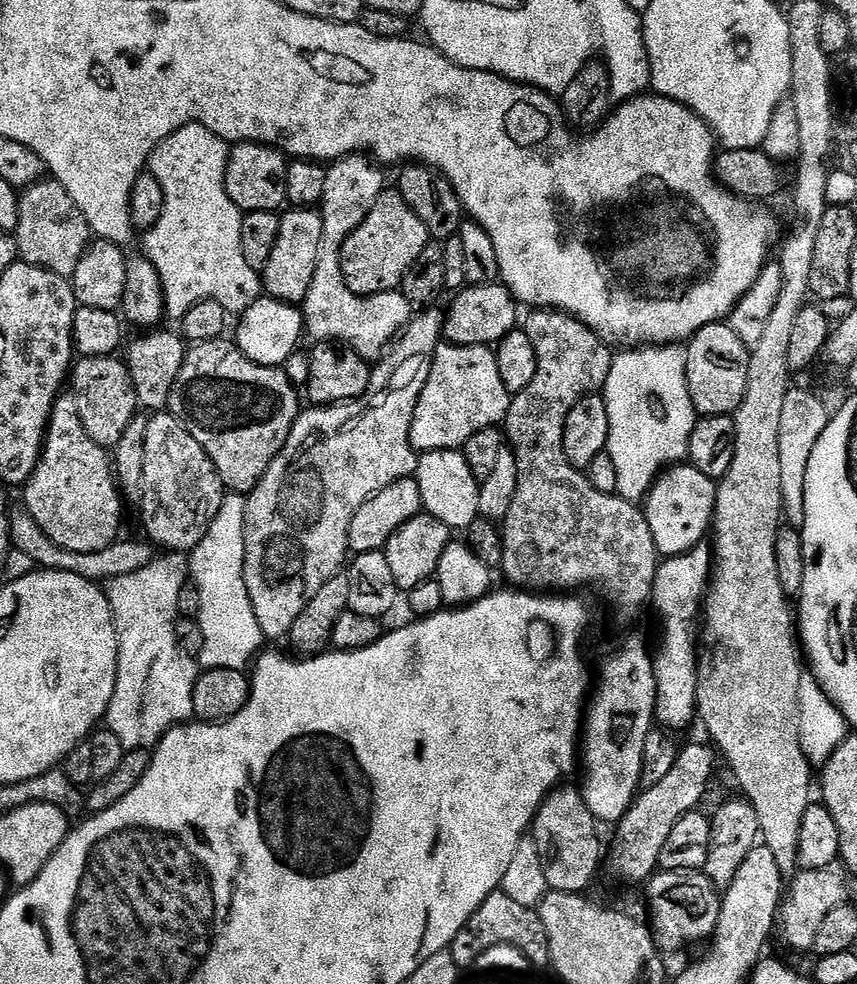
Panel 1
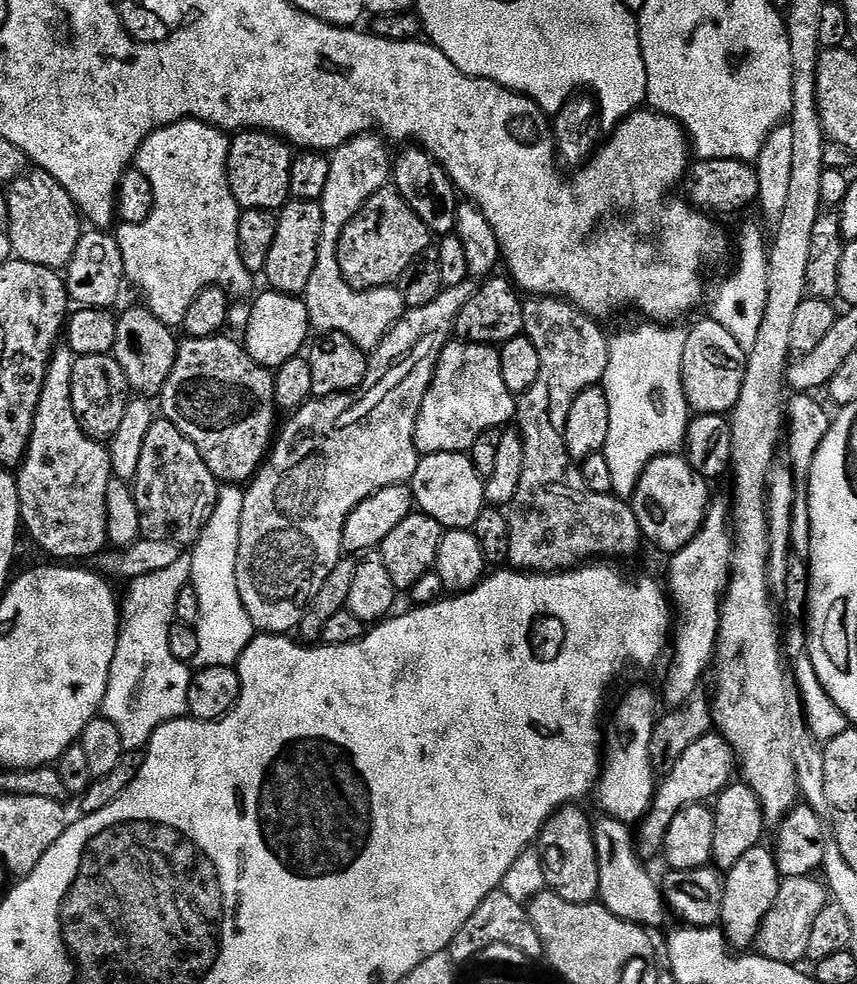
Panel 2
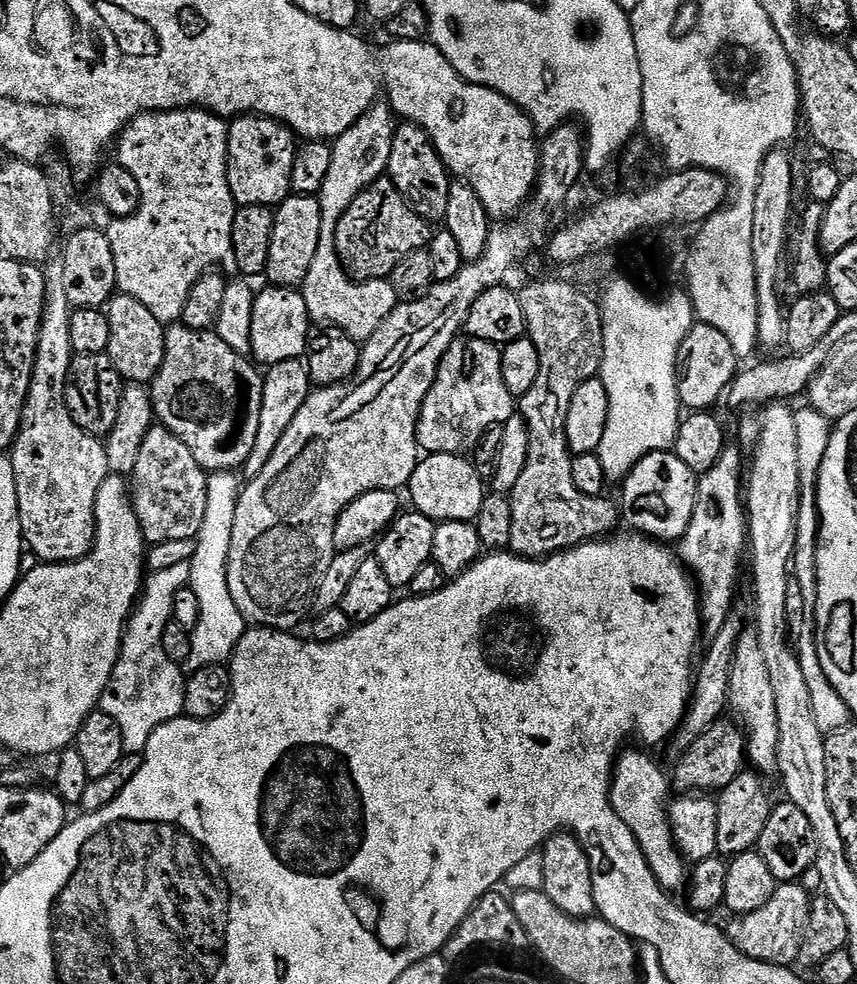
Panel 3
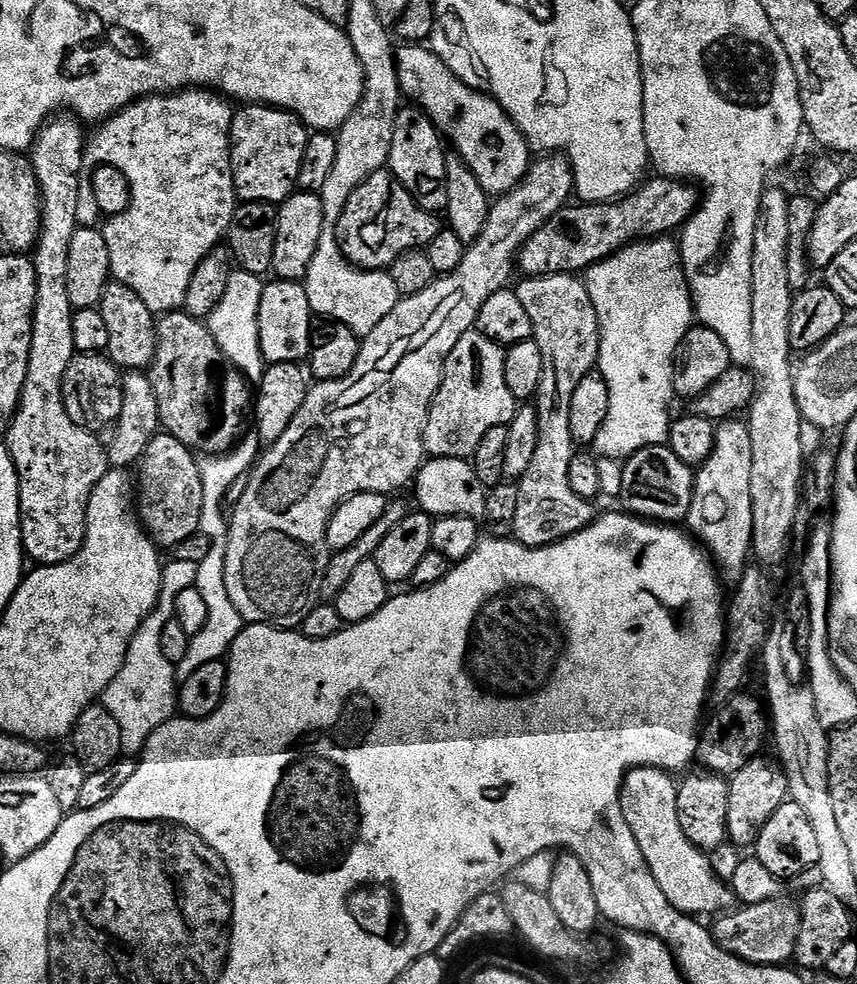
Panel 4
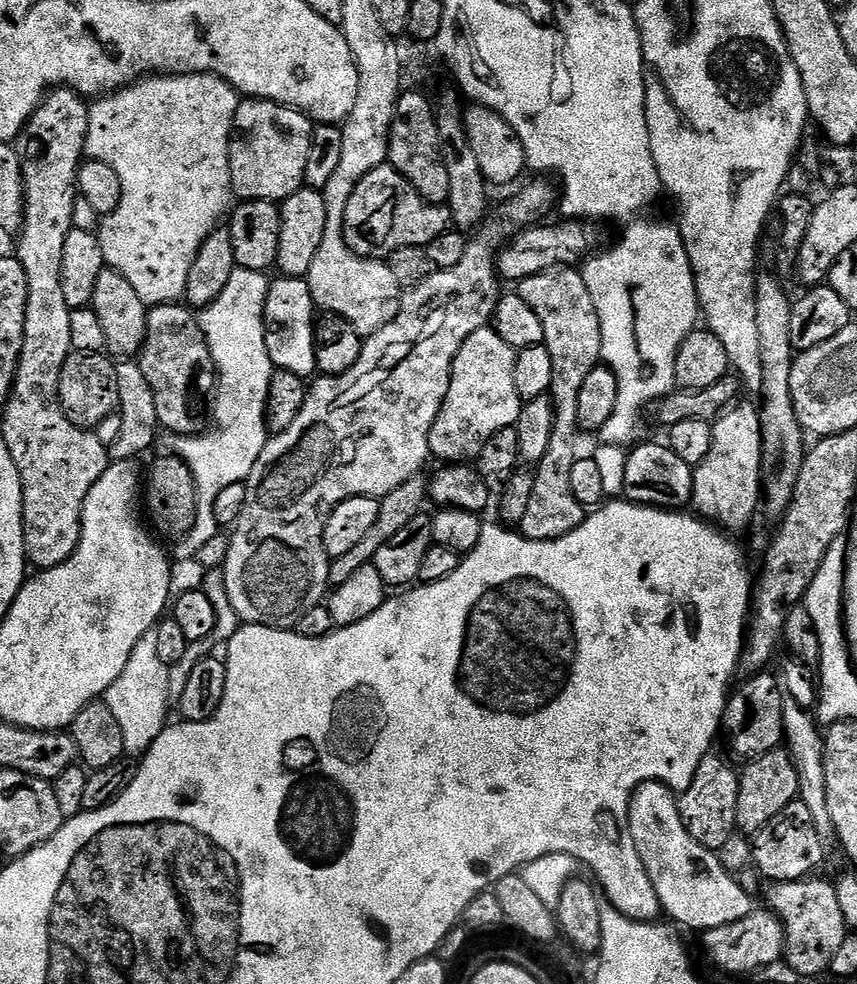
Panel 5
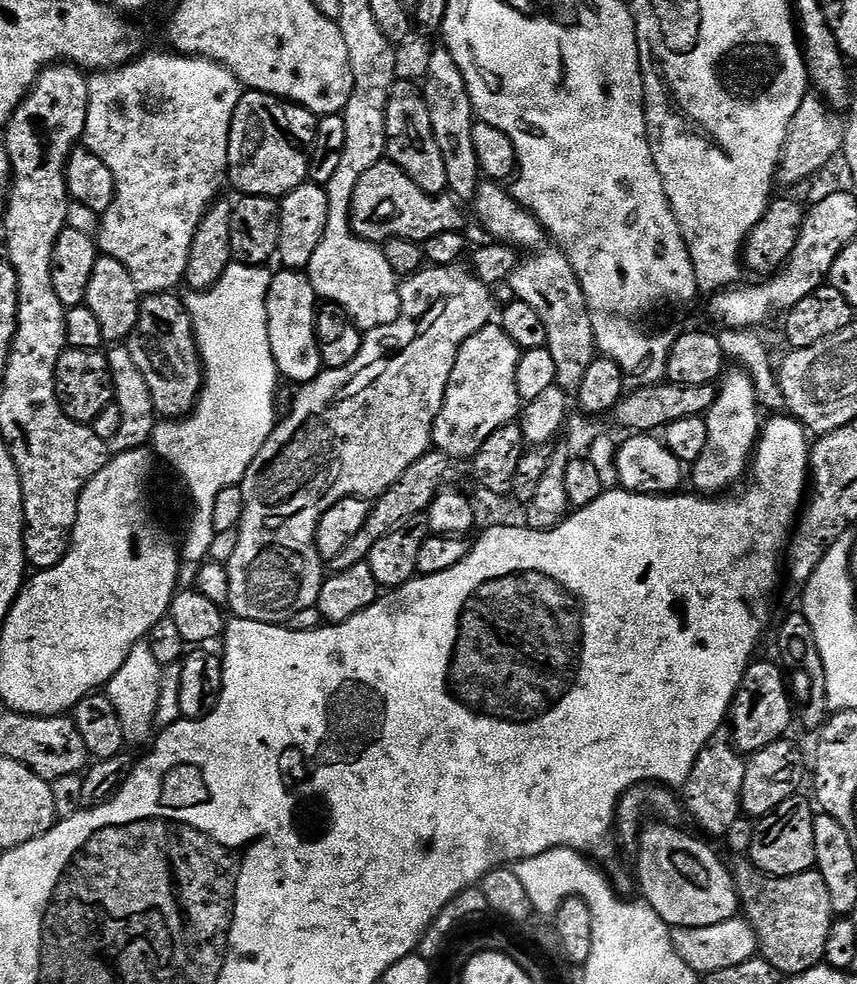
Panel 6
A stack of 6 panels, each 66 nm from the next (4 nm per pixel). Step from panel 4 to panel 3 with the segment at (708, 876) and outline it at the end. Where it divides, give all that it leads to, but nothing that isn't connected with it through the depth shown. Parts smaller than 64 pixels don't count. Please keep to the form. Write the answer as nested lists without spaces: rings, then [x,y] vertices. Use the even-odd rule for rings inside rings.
[[[621,751],[610,777],[608,798],[618,818],[630,826],[640,849],[648,859],[654,878],[666,890],[683,889],[690,876],[690,868],[672,837],[672,821],[668,819],[670,807],[670,776],[663,772],[644,752]]]

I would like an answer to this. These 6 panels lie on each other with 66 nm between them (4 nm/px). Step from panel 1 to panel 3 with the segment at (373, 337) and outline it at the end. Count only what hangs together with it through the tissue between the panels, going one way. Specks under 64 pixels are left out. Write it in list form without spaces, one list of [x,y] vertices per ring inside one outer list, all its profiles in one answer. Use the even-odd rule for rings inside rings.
[[[373,103],[372,108],[366,110],[366,114],[362,114],[362,118],[350,126],[350,130],[346,130],[346,134],[331,141],[330,171],[318,194],[322,206],[322,238],[318,238],[318,251],[314,254],[310,274],[306,274],[302,285],[309,317],[315,323],[317,320],[317,325],[342,330],[357,342],[369,340],[378,326],[382,326],[382,322],[386,322],[388,315],[395,310],[398,301],[394,286],[387,279],[357,282],[345,272],[336,253],[336,227],[342,214],[350,210],[350,202],[354,202],[362,190],[387,173],[392,135],[397,129],[392,120],[394,113],[387,103]]]

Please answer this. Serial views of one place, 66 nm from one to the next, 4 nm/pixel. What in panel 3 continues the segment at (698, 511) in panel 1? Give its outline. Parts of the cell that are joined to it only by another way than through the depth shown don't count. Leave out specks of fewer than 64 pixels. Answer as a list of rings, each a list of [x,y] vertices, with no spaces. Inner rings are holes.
[[[675,451],[655,452],[646,454],[634,466],[630,475],[624,477],[618,499],[618,507],[622,513],[622,520],[629,529],[635,530],[639,535],[649,537],[657,542],[678,542],[686,534],[690,526],[690,518],[694,518],[694,506],[698,502],[698,474],[676,456]]]

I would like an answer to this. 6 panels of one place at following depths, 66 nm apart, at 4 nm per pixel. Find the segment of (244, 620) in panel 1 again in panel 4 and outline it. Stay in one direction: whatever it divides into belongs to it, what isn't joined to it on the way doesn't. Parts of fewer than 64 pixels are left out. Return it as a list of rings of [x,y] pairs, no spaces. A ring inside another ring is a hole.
[[[248,434],[241,439],[240,443],[231,452],[217,454],[205,459],[200,464],[202,490],[204,491],[200,532],[210,537],[213,542],[210,554],[206,554],[206,558],[202,558],[202,562],[196,566],[198,570],[196,589],[202,594],[203,601],[206,602],[208,615],[206,617],[206,624],[202,627],[201,632],[189,639],[186,658],[182,658],[182,662],[176,665],[177,681],[183,682],[187,680],[196,670],[205,666],[206,663],[223,661],[227,657],[228,651],[232,649],[232,643],[238,638],[240,631],[246,627],[242,614],[238,614],[234,602],[230,602],[230,594],[226,594],[224,545],[228,539],[229,521],[226,519],[225,496],[236,478],[241,478],[243,475],[251,473],[258,460],[258,453],[261,451],[261,448],[262,445],[257,437]]]

